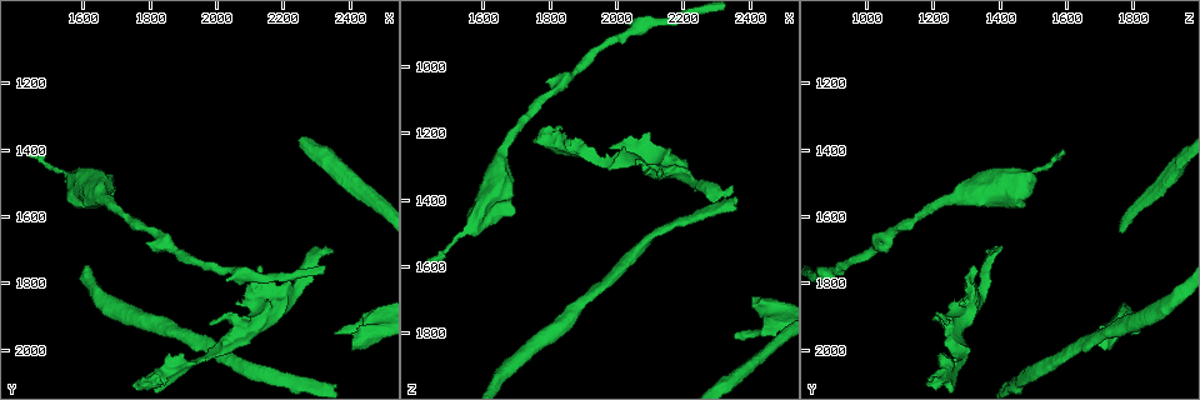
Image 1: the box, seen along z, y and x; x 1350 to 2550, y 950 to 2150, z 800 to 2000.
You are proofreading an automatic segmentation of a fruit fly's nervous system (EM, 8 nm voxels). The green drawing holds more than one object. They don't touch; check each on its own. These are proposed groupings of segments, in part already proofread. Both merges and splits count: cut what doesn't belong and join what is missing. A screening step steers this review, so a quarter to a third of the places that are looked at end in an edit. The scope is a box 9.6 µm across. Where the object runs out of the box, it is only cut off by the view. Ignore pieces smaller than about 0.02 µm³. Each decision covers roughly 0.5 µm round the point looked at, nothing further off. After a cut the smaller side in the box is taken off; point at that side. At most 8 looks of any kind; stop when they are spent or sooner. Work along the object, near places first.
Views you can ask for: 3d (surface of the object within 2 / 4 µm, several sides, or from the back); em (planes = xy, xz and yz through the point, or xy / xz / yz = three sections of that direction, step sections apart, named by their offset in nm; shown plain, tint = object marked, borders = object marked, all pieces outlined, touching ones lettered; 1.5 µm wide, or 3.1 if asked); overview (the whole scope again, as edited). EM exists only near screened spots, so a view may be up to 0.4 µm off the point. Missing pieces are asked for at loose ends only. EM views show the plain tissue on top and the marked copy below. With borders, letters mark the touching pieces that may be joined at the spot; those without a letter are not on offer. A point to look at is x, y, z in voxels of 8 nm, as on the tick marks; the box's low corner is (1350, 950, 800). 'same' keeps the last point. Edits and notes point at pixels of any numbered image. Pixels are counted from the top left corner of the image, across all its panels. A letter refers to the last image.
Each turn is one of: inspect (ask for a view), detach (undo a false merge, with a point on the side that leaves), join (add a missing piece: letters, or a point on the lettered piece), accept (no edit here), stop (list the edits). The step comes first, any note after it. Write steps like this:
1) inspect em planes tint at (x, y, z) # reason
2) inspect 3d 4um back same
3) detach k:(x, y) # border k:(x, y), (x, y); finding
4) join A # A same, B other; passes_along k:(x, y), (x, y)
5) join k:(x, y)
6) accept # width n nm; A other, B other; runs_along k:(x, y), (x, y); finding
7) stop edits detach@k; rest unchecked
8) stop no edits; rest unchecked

inspect em yz step 4 tint at (1980, 2020, 1290) # narrows sharply

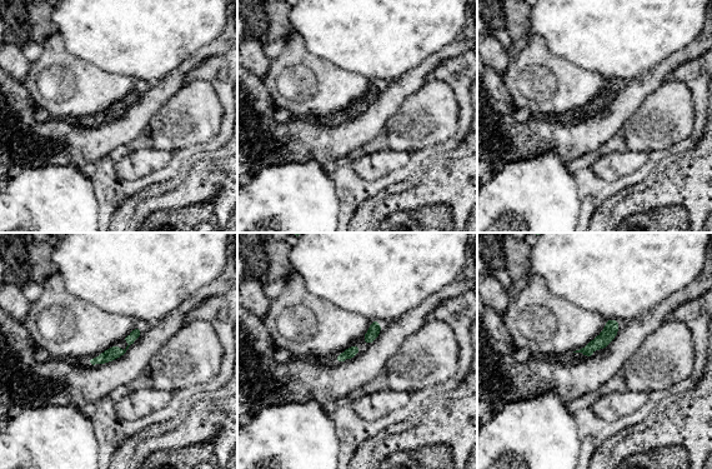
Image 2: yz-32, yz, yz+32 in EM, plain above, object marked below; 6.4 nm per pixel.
inspect em planes borders same

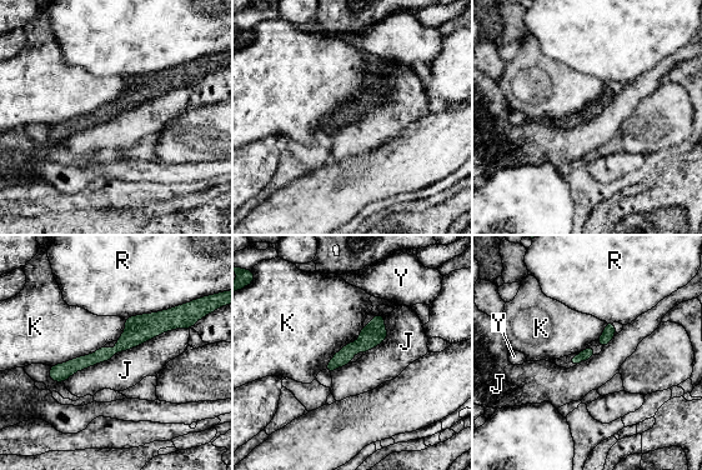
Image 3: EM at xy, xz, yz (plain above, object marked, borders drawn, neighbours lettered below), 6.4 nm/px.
accept # longest_contact J 460 nm; J other, K other, R other, Y other; border 3:(189, 329), (166, 330), (123, 351); one neuron here

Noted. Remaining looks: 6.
inspect em planes tint at (2400, 2000, 1710) # free end

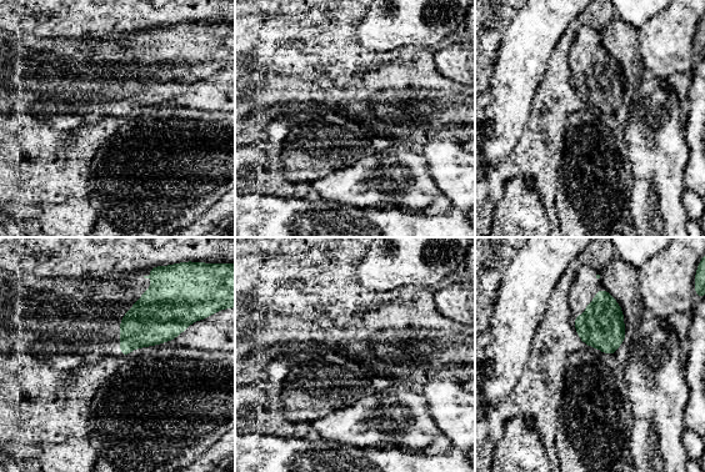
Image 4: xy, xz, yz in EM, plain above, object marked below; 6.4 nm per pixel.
inspect em planes borders same

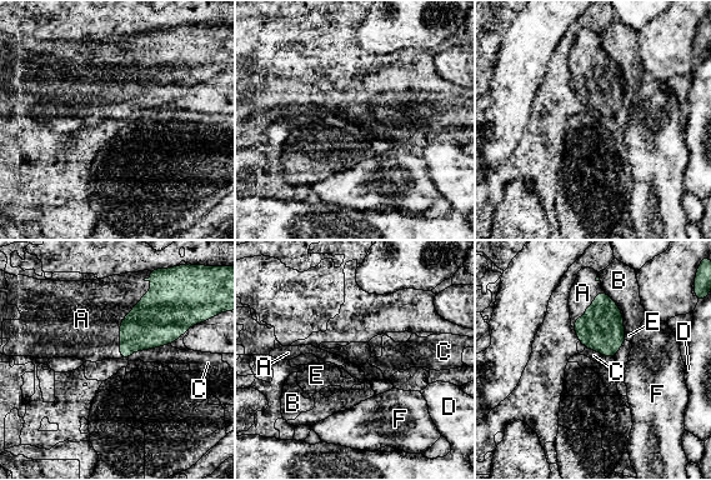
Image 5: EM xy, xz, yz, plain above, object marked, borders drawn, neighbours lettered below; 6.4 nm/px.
join A # A same, B other, C other, D other, E other, F other; passes_along 5:(163, 315), (128, 314), (89, 313); the neuron continues

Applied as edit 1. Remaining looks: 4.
inspect overview # redraw

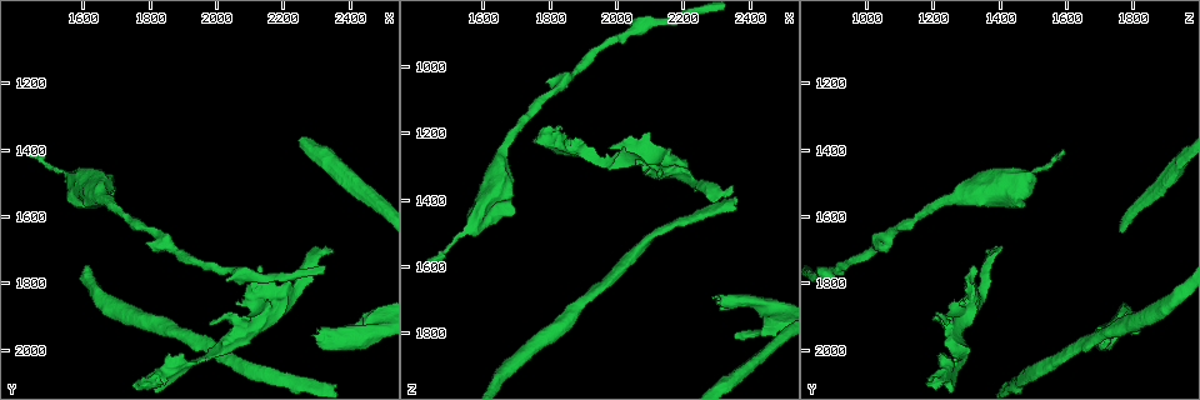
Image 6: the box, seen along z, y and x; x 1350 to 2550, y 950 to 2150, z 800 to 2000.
inspect 3d 4um back at (1430, 1400, 1590) # free end

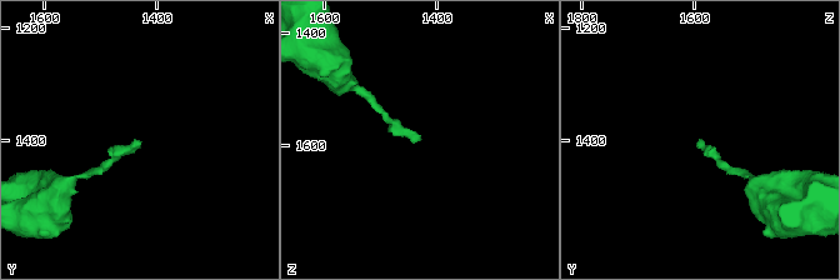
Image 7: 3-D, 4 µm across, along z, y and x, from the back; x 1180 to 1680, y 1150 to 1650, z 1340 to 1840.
inspect em planes borders at (1435, 1400, 1590) # now the EM

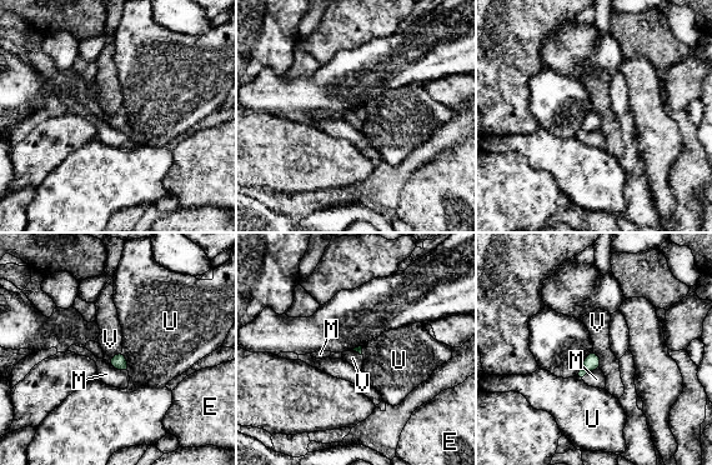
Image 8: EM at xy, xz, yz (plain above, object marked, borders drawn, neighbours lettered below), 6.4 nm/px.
accept # longest_contact M 150 nm; E other, M other, U other, V other; border 8:(593, 350), (600, 359), (600, 368); no lettered piece goes on from it

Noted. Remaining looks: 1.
stop edits join@5; rest unchecked

